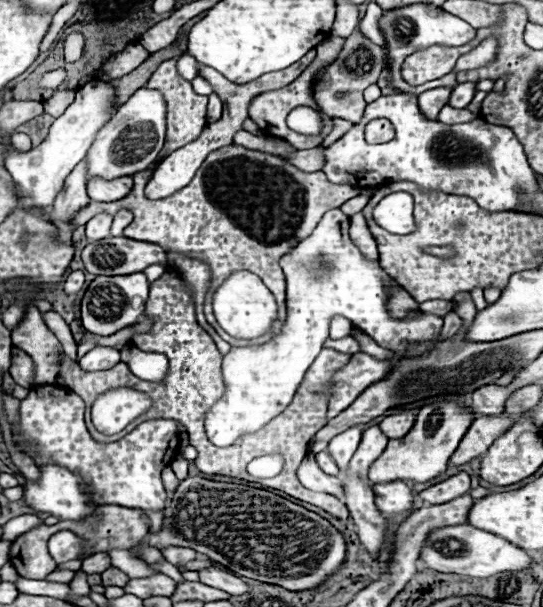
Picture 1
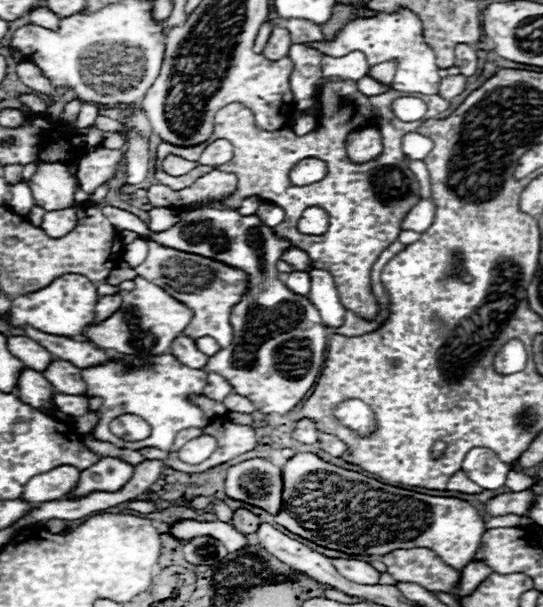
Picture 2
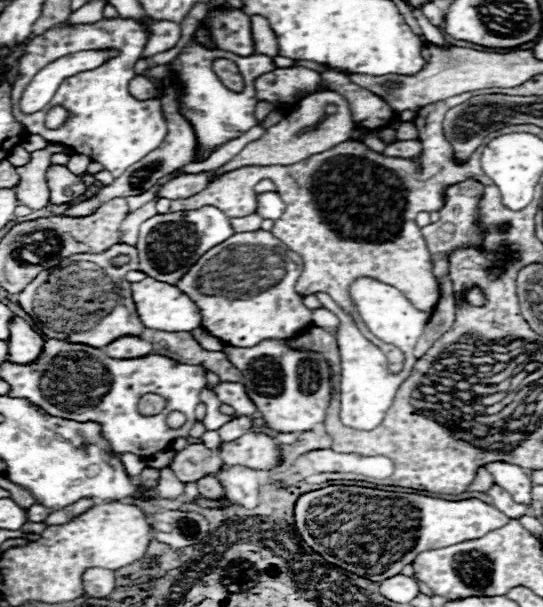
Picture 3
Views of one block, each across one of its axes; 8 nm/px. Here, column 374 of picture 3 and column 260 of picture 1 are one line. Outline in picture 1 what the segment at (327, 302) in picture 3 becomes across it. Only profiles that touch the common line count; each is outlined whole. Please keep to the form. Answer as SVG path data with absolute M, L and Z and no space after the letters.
M340 208L324 214L314 232L296 248L280 258L286 274L286 306L288 318L282 334L262 346L232 348L222 362L226 394L206 414L206 434L216 446L230 446L240 434L256 432L274 416L286 410L296 394L306 370L328 340L328 324L336 314L346 316L362 328L376 344L400 354L400 344L414 346L436 340L442 330L440 316L416 312L406 320L388 316L386 282L390 276L378 262L366 260L358 246L348 238L348 216Z

